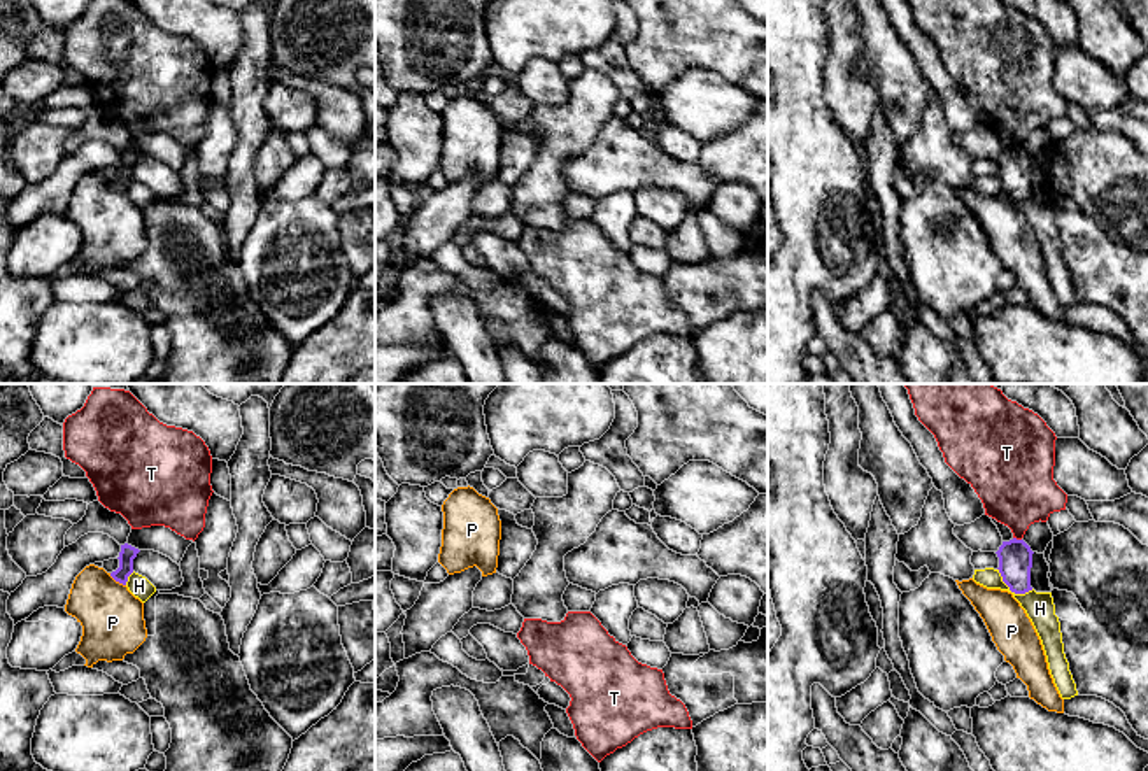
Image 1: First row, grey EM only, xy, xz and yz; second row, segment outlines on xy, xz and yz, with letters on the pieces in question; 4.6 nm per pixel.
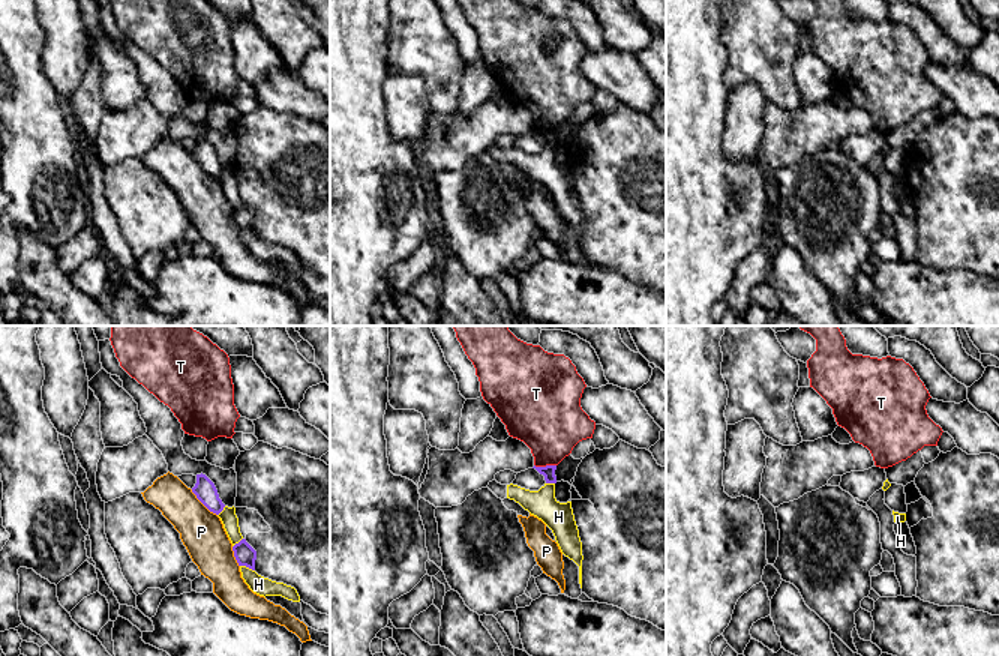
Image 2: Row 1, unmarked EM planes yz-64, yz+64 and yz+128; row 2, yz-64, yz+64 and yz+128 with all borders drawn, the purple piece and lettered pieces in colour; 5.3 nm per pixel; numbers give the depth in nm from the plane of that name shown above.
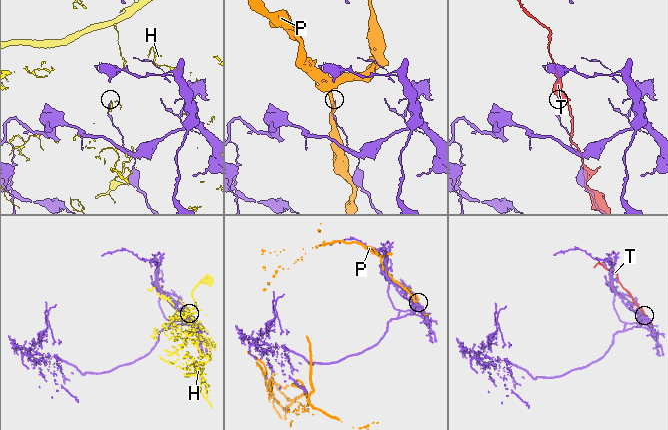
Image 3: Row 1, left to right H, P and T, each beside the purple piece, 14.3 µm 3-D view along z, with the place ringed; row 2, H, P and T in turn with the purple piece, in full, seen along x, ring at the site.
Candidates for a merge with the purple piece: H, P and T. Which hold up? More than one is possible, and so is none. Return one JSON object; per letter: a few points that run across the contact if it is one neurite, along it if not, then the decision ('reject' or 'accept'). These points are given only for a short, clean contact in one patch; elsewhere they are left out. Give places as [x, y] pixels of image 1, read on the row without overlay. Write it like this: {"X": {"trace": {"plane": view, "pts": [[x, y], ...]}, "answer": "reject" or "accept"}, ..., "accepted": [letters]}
{"H": {"answer": "reject"}, "P": {"answer": "reject"}, "T": {"trace": {"plane": "yz", "pts": [[1013, 144], [1020, 148]]}, "answer": "reject"}, "accepted": []}

